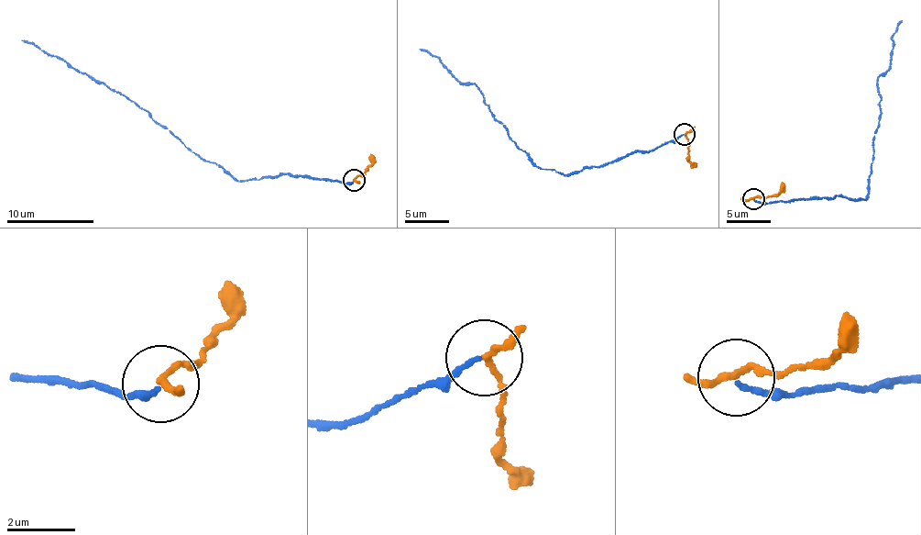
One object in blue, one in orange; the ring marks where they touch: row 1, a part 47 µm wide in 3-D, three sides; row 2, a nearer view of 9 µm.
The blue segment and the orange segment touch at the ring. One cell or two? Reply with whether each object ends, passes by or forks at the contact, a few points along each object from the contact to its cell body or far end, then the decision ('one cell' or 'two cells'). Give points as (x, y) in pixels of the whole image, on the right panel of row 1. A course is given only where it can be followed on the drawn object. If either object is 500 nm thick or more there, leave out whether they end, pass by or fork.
blue ends there; orange passes by; blue runs (753, 200), (869, 196), (874, 136), (882, 112), (877, 83), (891, 68), (892, 35), (902, 20); orange runs (753, 198), (772, 196), (783, 183); one cell

